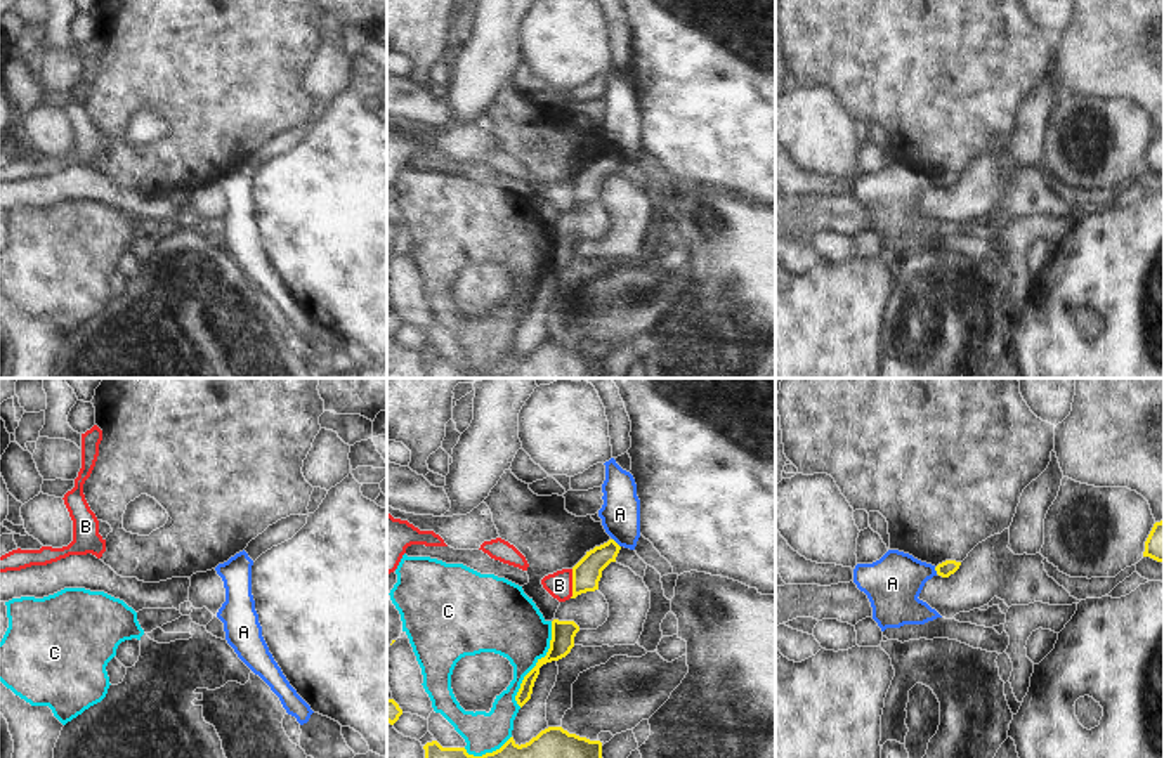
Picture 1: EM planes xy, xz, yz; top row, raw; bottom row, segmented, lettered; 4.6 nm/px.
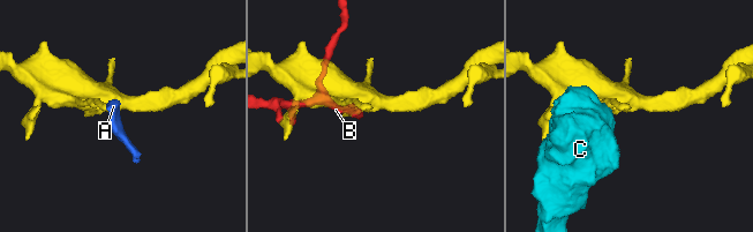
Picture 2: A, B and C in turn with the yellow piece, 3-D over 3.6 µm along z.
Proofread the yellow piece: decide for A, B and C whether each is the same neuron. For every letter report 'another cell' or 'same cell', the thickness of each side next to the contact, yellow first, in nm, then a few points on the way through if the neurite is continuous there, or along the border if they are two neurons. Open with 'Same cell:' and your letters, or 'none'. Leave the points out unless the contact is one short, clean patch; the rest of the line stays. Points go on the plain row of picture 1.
Same cell: none
A: another cell; calibres 140 and 180 nm; border xz (613, 150), (620, 158)
B: another cell; calibres 140 and 120 nm; border xz (573, 181), (573, 205), (569, 209)
C: another cell; calibres 110 and 300 nm

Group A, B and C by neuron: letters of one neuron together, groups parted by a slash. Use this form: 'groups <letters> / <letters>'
groups A / B / C

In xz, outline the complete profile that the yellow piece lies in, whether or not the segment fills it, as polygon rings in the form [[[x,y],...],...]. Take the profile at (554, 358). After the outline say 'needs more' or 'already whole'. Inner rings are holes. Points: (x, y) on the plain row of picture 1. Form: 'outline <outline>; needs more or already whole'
outline [[[548,338],[520,357],[510,349],[500,361],[482,368],[468,366],[465,359],[442,359],[437,352],[423,361],[427,378],[605,378],[600,352],[569,345],[562,338]]]; already whole

